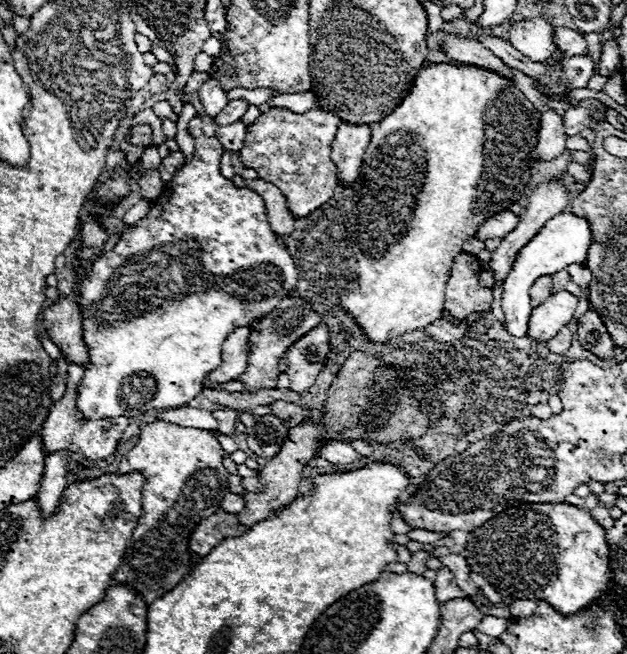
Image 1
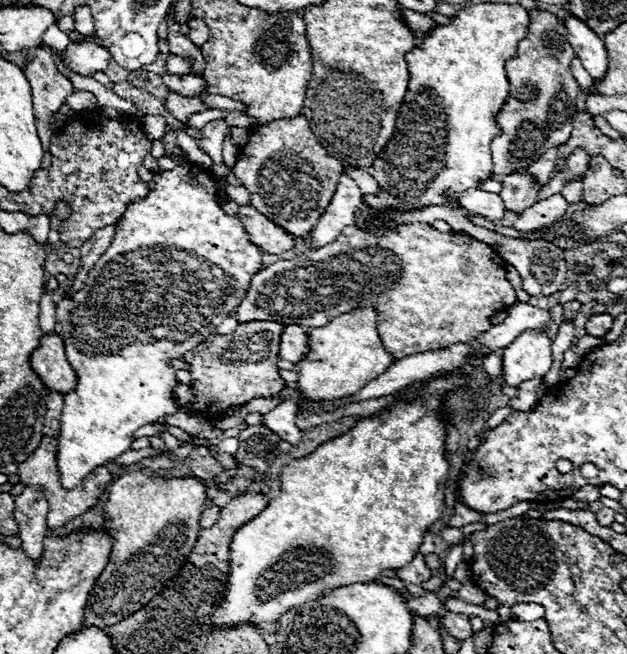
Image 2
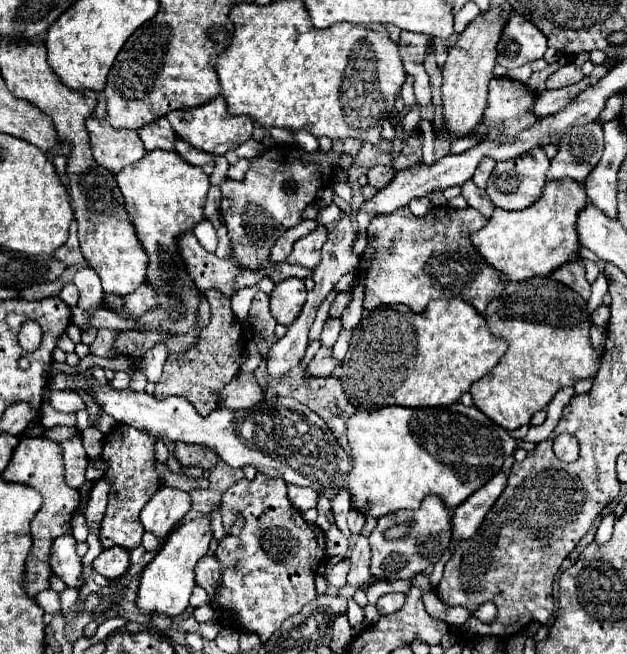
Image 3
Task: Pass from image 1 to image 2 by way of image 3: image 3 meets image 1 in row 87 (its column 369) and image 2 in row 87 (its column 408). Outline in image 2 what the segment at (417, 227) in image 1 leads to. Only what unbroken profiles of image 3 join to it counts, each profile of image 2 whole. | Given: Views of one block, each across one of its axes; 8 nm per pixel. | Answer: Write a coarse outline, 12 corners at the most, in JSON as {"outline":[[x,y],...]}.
{"outline":[[480,2],[406,54],[374,208],[492,176],[524,6]]}

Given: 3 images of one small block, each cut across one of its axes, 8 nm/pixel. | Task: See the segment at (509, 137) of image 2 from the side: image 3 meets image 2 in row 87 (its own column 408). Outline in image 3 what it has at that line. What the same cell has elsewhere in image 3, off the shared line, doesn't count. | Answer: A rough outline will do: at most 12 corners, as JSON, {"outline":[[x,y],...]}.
{"outline":[[436,496],[378,518],[372,574],[412,580],[450,544]]}

